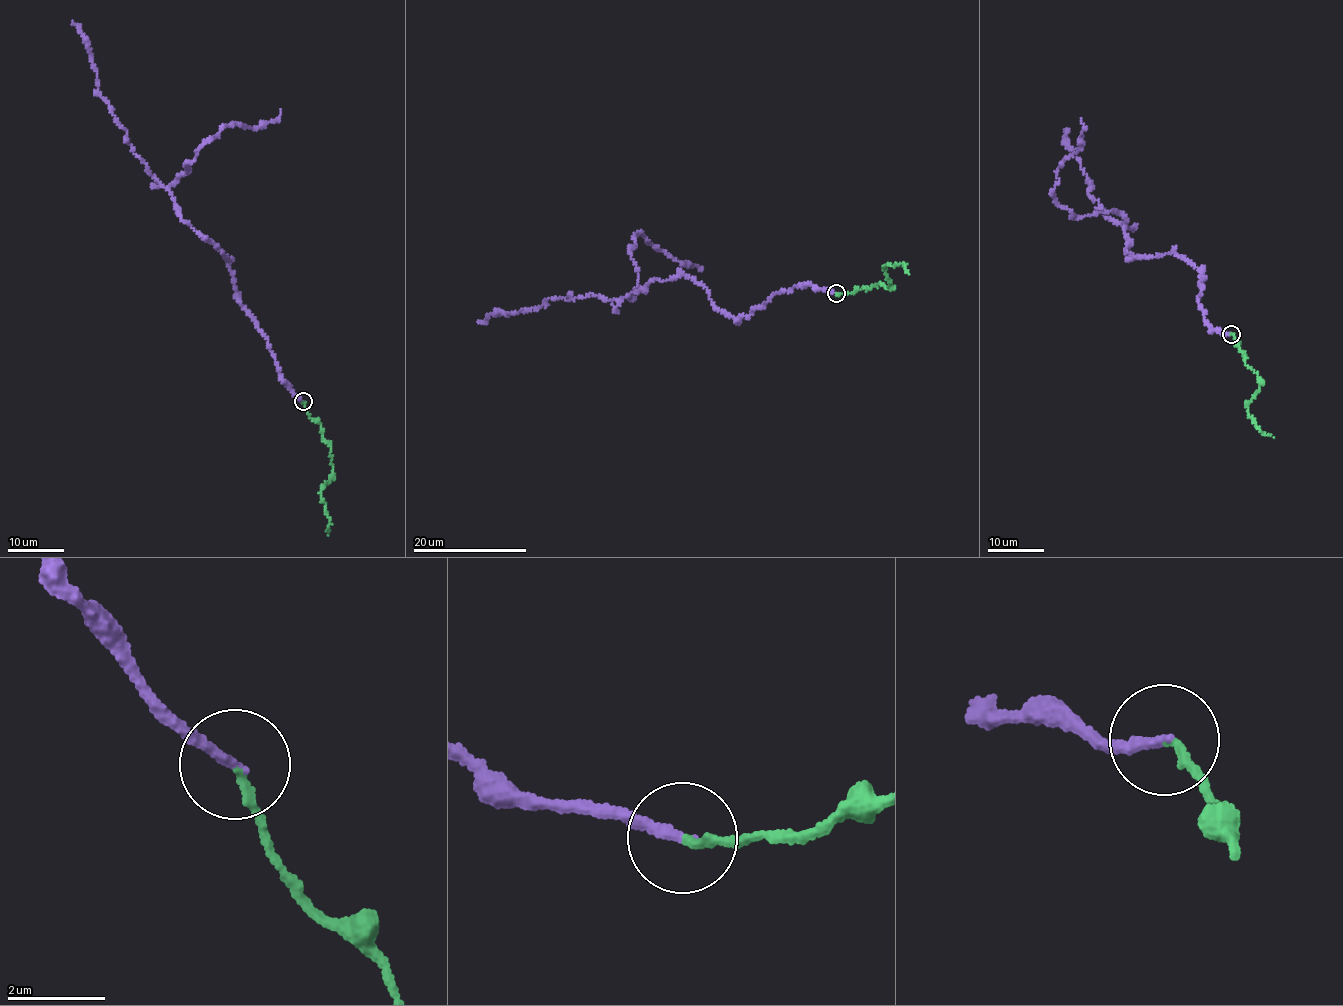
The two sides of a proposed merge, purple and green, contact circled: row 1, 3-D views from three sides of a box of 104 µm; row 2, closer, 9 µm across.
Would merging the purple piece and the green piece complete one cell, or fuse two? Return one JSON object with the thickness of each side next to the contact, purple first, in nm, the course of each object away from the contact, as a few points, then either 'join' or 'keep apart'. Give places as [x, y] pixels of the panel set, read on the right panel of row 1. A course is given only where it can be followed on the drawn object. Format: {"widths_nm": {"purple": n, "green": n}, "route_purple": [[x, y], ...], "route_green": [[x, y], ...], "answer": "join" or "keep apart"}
{"widths_nm": {"purple": 220, "green": 160}, "route_purple": [[1231, 333], [1205, 320], [1201, 269], [1174, 254], [1126, 252], [1125, 228], [1088, 194], [1063, 131]], "route_green": [[1231, 333], [1245, 365], [1258, 374], [1259, 389], [1247, 414], [1273, 437]], "answer": "keep apart"}

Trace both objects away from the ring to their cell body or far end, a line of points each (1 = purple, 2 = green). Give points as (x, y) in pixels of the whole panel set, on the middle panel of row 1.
1: (836, 294), (797, 286), (738, 319), (680, 275), (621, 298), (549, 298), (477, 320)
2: (836, 294), (867, 289), (879, 282), (889, 288), (886, 263), (905, 264), (908, 274)

